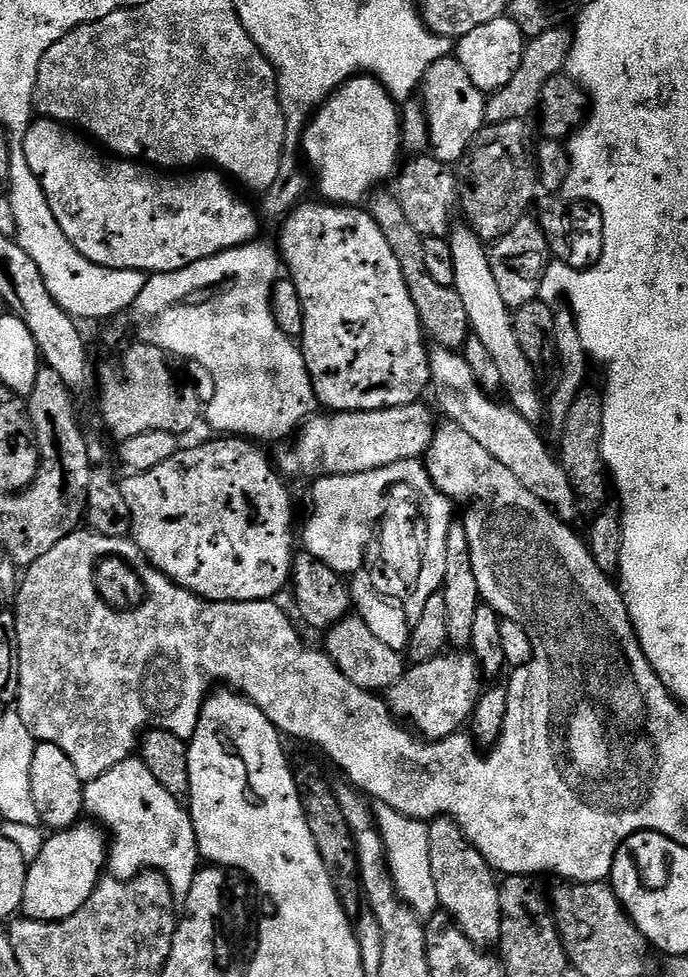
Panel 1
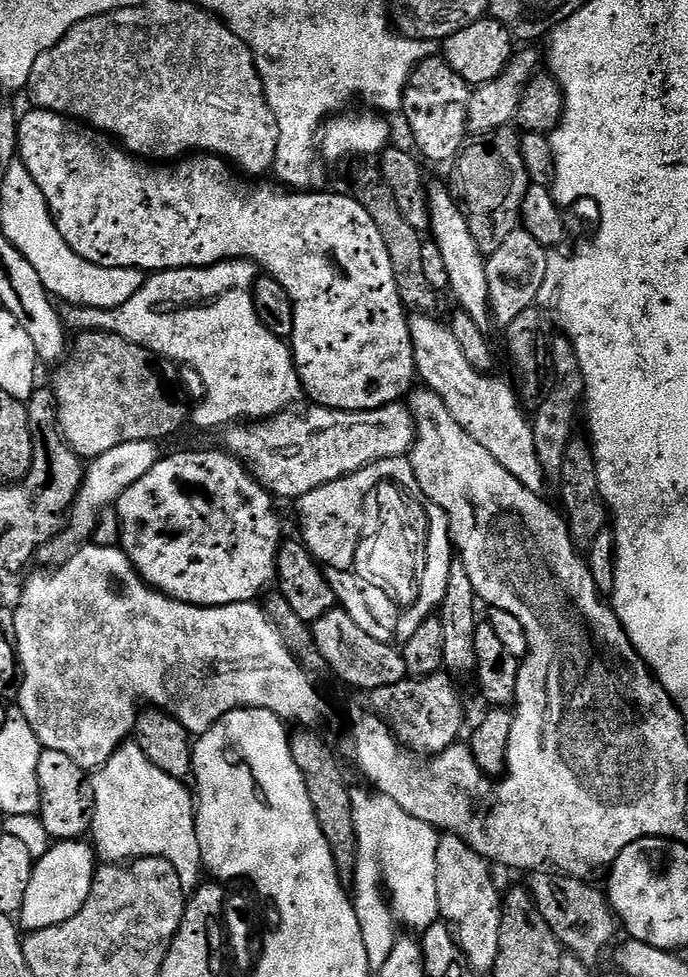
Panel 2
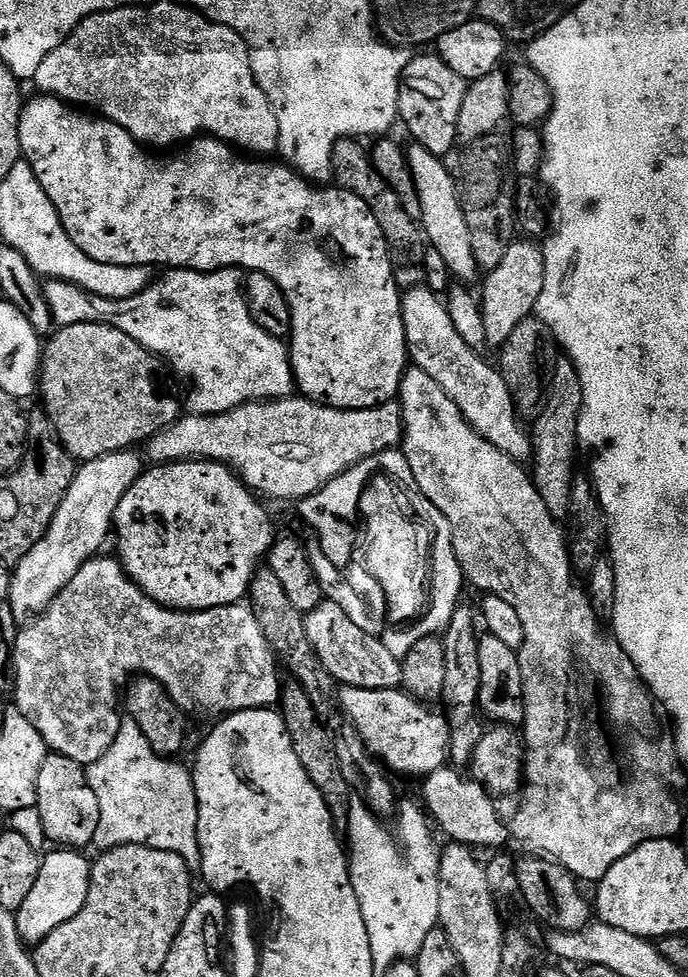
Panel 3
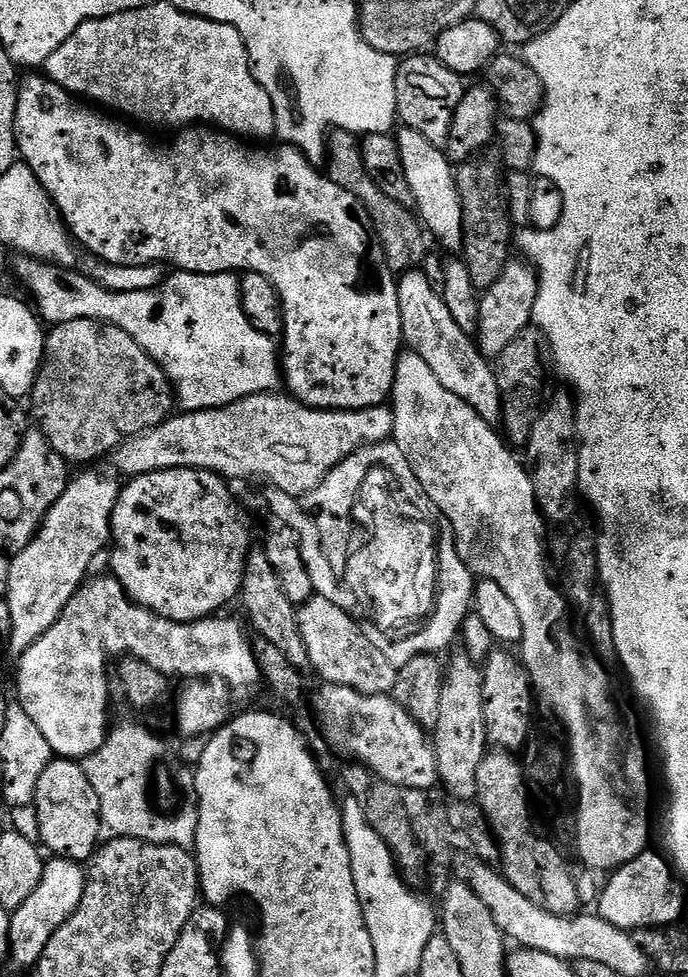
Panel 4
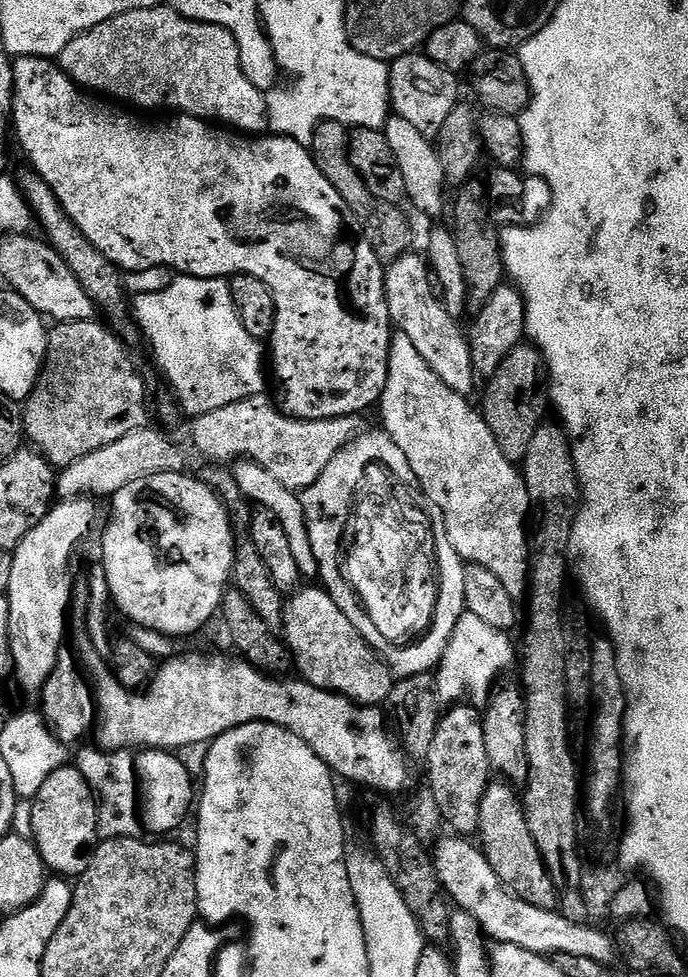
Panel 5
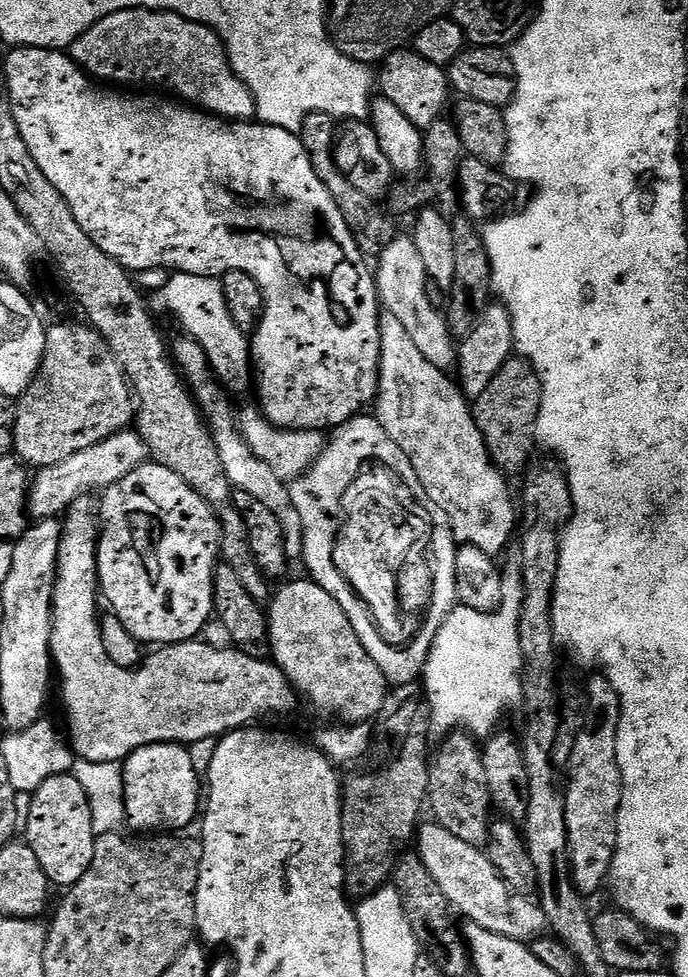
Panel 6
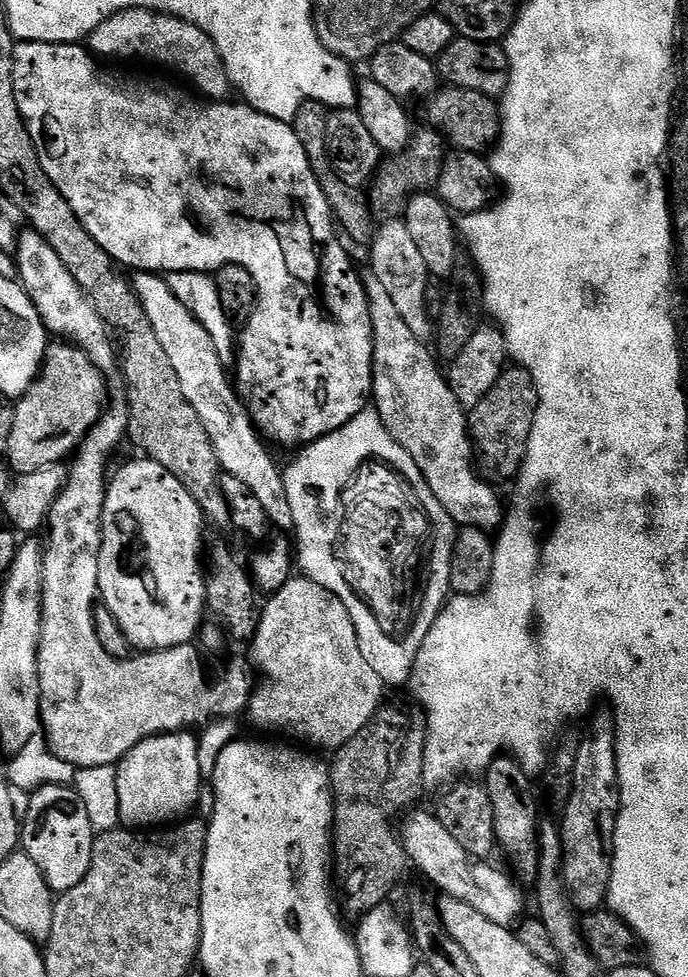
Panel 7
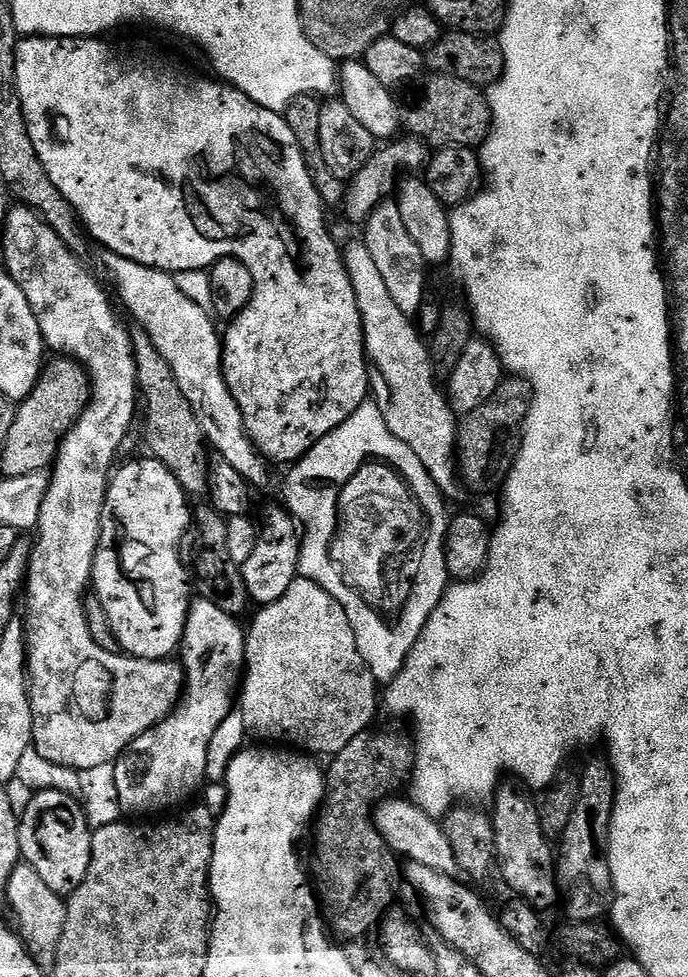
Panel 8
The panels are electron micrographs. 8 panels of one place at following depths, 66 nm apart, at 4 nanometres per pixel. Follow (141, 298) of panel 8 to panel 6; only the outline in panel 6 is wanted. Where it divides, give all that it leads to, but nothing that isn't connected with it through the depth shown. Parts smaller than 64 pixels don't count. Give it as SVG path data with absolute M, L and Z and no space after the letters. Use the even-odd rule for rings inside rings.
M180 338L176 348L174 344L174 360L179 371L186 377L187 383L194 393L194 399L202 409L203 415L210 425L210 431L216 438L218 454L222 454L222 466L226 466L226 474L230 478L232 487L237 492L245 492L258 498L258 502L264 503L278 517L278 522L282 522L282 534L286 542L288 559L292 562L299 561L304 555L304 531L302 530L302 518L298 518L298 510L292 501L289 485L282 478L278 478L278 474L274 474L274 470L270 470L270 466L266 466L266 462L262 462L262 458L258 458L258 454L254 454L254 450L250 450L243 434L240 433L234 412L232 416L232 408L228 405L227 398L229 399L229 397L226 395L225 389L215 379L210 378L210 365L204 347L194 339Z

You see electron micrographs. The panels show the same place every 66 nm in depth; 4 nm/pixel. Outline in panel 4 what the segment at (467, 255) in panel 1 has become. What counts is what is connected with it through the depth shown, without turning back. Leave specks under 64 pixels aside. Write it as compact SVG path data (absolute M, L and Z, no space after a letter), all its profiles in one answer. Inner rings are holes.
M401 127L395 133L398 154L402 154L402 170L406 170L406 183L414 194L414 209L429 237L433 236L448 254L456 254L464 246L462 226L462 198L458 198L458 186L454 165L441 145L422 138L418 130Z

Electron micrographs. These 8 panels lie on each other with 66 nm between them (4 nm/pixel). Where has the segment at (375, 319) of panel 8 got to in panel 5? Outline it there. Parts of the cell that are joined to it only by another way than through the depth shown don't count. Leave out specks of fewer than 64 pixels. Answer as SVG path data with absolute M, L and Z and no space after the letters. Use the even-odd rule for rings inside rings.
M397 331L393 335L388 355L388 381L384 387L384 392L380 395L378 405L380 416L384 419L383 431L388 432L390 438L394 438L394 442L398 442L398 450L402 450L402 454L406 454L406 462L410 462L410 470L416 481L420 483L420 489L428 495L430 502L434 502L434 506L438 506L443 517L443 531L448 533L450 542L456 553L460 555L460 559L468 564L478 564L486 570L490 570L490 574L494 574L498 578L498 582L502 582L502 586L506 586L506 594L510 594L520 602L525 599L528 591L528 573L530 571L530 553L528 550L530 513L532 511L530 494L526 490L526 482L521 469L517 465L511 464L506 458L506 454L502 454L498 442L494 442L494 434L490 434L490 426L486 426L483 415L477 409L476 412L472 409L472 402L469 397L450 390L450 386L446 386L446 382L442 382L442 378L438 378L438 374L434 374L434 370L430 370L430 366L426 366L426 358L422 358L422 354L418 354L414 342L410 342L410 338L406 338L406 334Z

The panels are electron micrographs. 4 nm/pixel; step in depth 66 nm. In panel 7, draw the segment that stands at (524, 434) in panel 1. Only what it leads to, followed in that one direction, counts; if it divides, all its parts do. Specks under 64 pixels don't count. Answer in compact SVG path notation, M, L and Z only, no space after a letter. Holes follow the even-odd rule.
M388 218L381 224L384 225L381 228L379 225L375 229L370 245L372 251L370 271L376 275L378 282L382 282L382 286L386 286L398 314L402 314L406 326L410 326L414 338L425 342L431 341L434 336L434 320L428 314L426 302L426 294L430 287L426 262L422 262L422 254L418 251L414 238L410 238L410 230L406 230L403 219Z

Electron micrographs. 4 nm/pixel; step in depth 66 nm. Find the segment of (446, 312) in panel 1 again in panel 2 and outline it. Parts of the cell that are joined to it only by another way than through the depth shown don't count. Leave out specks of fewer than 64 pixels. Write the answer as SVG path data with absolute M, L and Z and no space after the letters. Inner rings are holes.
M379 167L358 169L352 184L356 187L354 189L356 201L367 210L370 218L374 218L374 226L378 226L378 234L382 234L390 250L390 258L396 271L396 285L400 288L400 299L409 309L416 308L412 310L419 310L424 314L431 313L438 292L430 286L426 275L423 274L422 246L426 241L425 237L418 230L414 230L414 226L406 222L406 218L402 218L402 210L398 210L398 198L394 198L394 190L390 190Z

